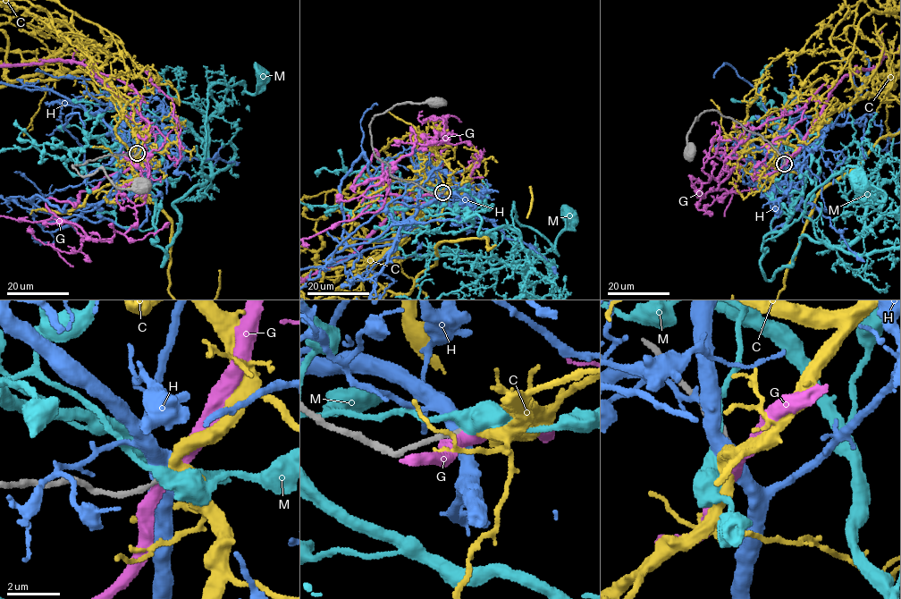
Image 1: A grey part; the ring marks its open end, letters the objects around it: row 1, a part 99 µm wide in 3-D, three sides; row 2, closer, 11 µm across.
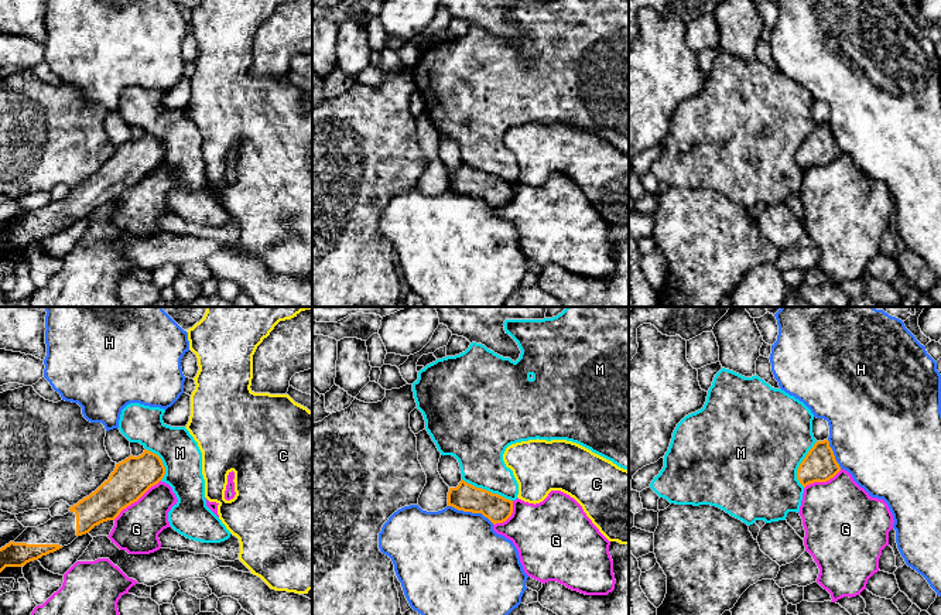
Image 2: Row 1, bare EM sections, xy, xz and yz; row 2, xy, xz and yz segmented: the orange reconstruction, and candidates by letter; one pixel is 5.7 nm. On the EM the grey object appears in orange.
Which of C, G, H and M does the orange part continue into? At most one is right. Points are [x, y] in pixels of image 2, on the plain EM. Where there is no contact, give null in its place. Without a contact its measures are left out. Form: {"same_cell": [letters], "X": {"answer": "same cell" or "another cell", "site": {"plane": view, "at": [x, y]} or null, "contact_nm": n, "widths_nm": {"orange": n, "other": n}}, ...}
{"same_cell": ["G"], "C": {"answer": "another cell", "site": null}, "G": {"answer": "same cell", "site": {"plane": "xy", "at": [136, 184]}, "contact_nm": 360, "widths_nm": {"orange": 220, "other": 260}}, "H": {"answer": "another cell", "site": {"plane": "xz", "at": [471, 194]}, "contact_nm": 280, "widths_nm": {"orange": 160, "other": 480}}, "M": {"answer": "another cell", "site": {"plane": "xz", "at": [488, 174]}, "contact_nm": 320, "widths_nm": {"orange": 160, "other": 280}}}

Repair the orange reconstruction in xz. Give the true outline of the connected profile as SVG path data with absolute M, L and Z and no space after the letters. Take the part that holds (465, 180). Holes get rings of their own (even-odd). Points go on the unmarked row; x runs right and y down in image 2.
M462 163L456 171L449 171L448 189L482 197L487 201L497 218L513 225L528 260L543 267L557 264L585 279L608 279L615 273L613 243L609 236L610 225L569 178L551 174L543 185L534 188L519 181L516 184L506 182Z

